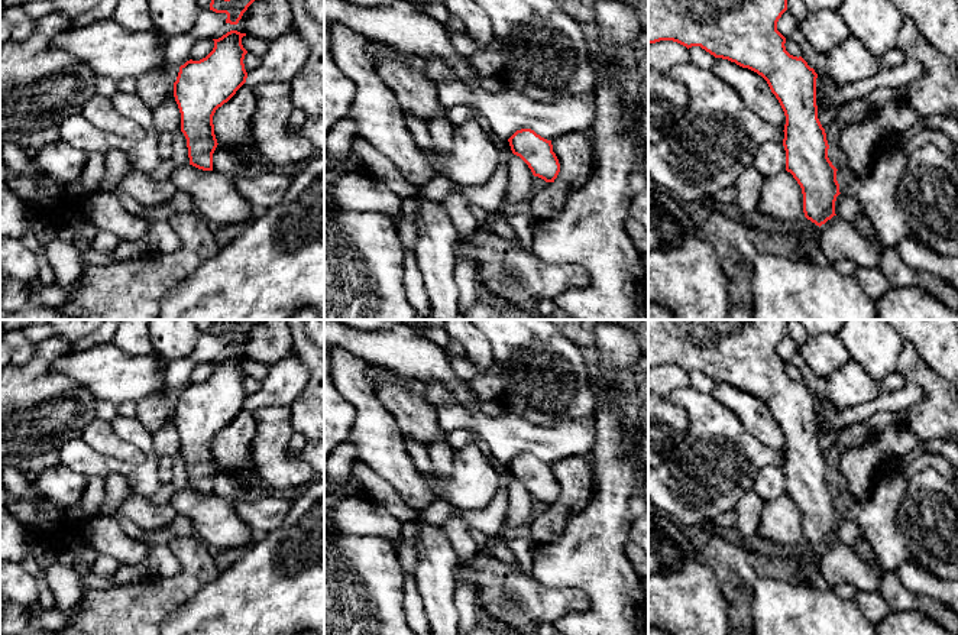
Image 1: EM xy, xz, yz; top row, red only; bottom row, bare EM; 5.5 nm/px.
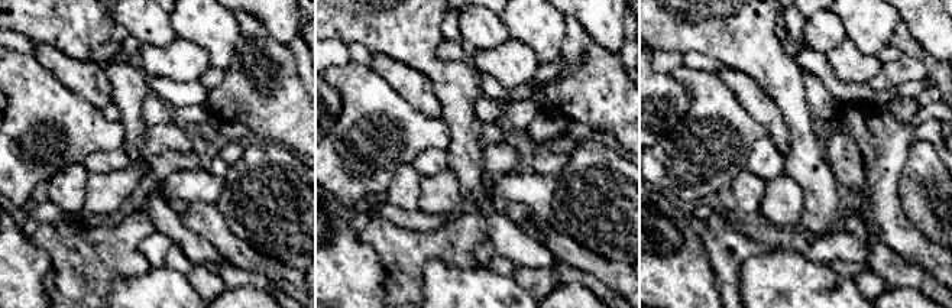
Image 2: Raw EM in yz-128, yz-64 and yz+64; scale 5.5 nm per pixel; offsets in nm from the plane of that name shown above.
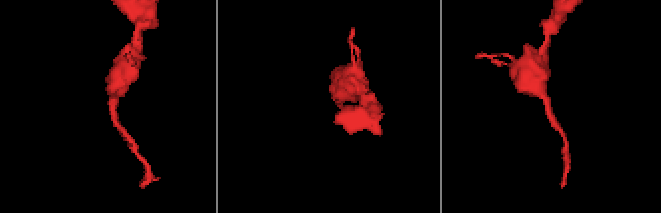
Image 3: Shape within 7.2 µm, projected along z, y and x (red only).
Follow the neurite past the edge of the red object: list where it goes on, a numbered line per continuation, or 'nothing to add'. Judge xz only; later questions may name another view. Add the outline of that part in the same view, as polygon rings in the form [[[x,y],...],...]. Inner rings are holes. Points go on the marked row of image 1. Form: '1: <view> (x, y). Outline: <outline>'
nothing to add

